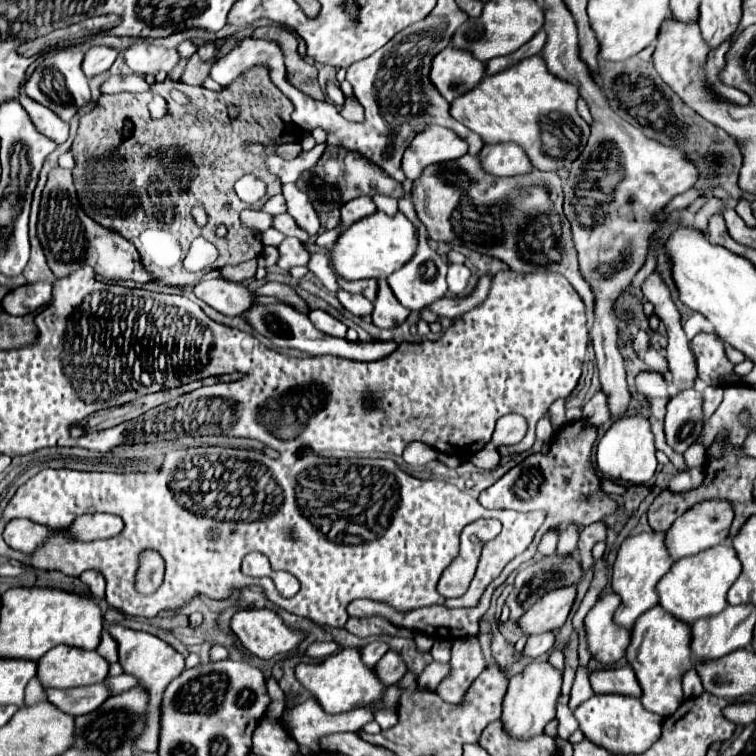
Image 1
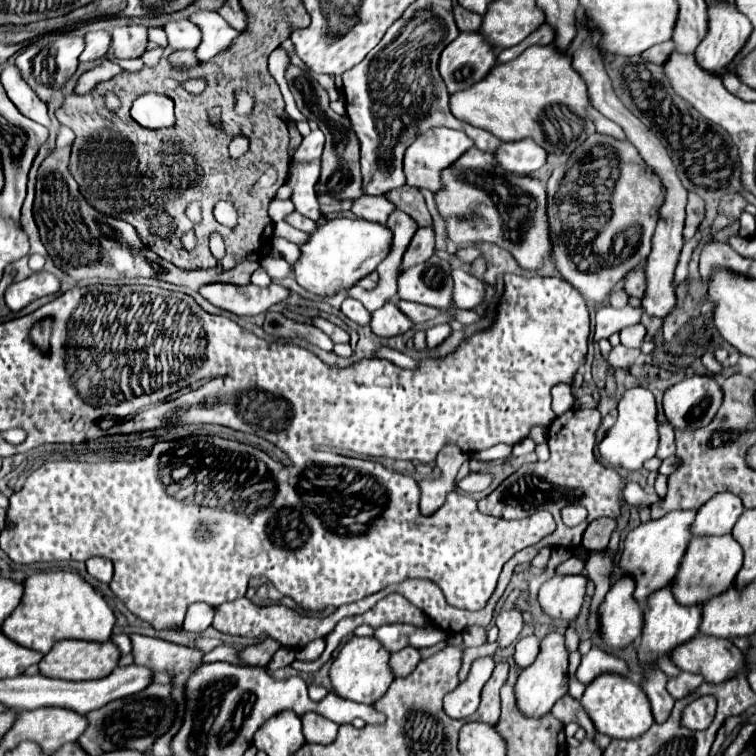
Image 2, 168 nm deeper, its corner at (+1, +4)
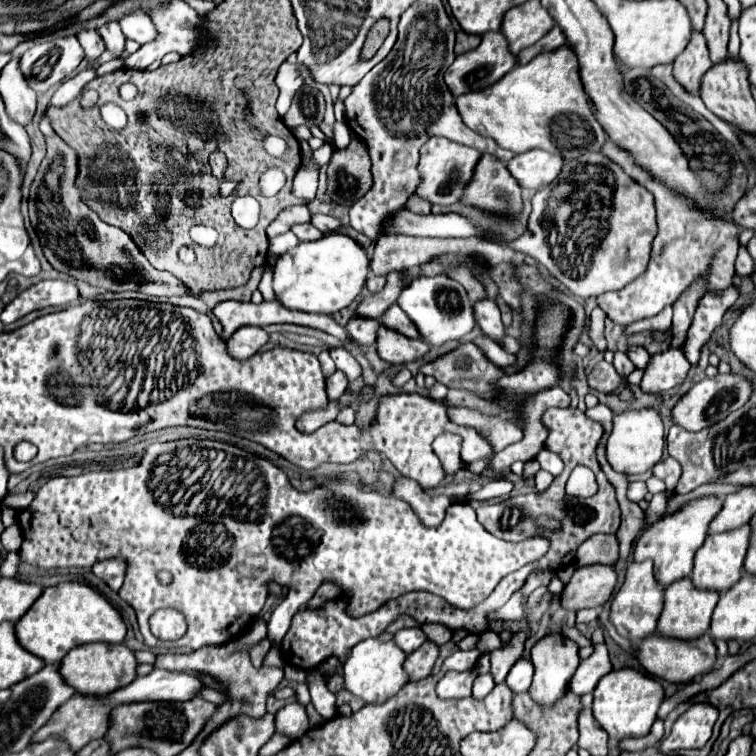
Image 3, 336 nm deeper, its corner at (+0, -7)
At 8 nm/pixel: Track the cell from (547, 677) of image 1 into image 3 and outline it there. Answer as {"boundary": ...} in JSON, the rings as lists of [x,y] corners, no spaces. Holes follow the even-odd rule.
{"boundary":[[[550,632],[534,644],[530,660],[534,664],[534,678],[532,678],[532,686],[528,690],[530,696],[534,696],[534,700],[538,700],[538,702],[554,704],[566,692],[568,682],[578,668],[578,662],[580,662],[578,644],[574,640],[570,640],[568,636],[564,636],[562,632]]]}

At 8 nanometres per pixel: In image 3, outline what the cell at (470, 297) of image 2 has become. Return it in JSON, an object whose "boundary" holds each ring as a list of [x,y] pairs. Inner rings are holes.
{"boundary":[[[482,300],[474,304],[474,316],[476,324],[482,328],[482,332],[492,338],[496,344],[502,344],[504,338],[504,324],[500,320],[500,310],[494,300]]]}

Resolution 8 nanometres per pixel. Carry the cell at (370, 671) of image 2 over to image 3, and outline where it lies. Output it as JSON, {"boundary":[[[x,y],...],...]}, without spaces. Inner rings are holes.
{"boundary":[[[368,638],[358,642],[344,662],[346,690],[370,704],[388,700],[410,680],[404,670],[404,660],[406,660],[406,654],[400,652],[400,648],[394,642],[382,642],[378,638]]]}

